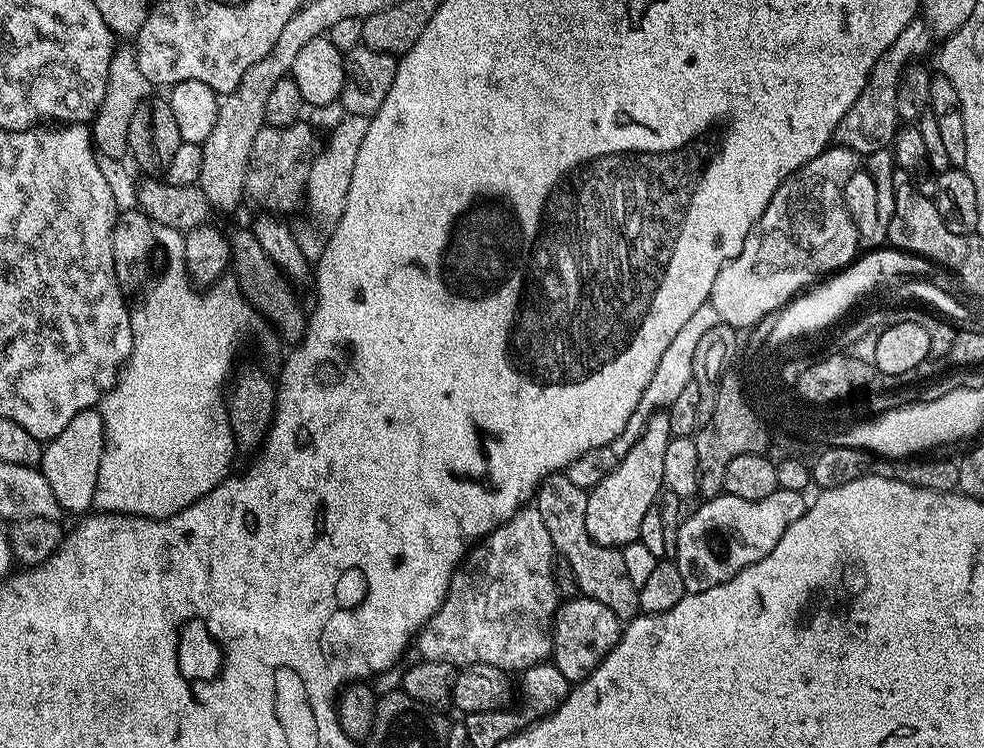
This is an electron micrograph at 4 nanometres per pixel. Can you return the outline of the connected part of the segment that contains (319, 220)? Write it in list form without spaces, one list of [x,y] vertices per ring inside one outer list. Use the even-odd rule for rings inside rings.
[[[348,116],[343,119],[335,129],[331,131],[328,145],[315,153],[312,168],[309,170],[309,180],[306,191],[306,206],[308,204],[308,216],[316,223],[320,232],[327,233],[342,218],[342,210],[346,210],[346,194],[350,194],[350,176],[354,174],[354,158],[358,158],[358,146],[362,146],[362,138],[366,138],[369,117]]]

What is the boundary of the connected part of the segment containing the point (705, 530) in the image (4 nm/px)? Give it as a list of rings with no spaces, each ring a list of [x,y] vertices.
[[[777,488],[774,494],[757,500],[734,498],[721,494],[713,500],[704,500],[701,508],[694,509],[692,513],[689,511],[683,517],[680,525],[677,554],[674,559],[679,573],[682,574],[686,592],[705,592],[714,586],[722,586],[722,582],[726,582],[737,576],[742,570],[746,570],[746,566],[766,558],[766,554],[770,554],[770,550],[774,550],[774,546],[778,546],[778,538],[782,538],[782,534],[786,534],[786,530],[790,530],[790,526],[794,526],[794,522],[798,522],[798,518],[802,518],[806,507],[804,498],[806,498],[804,492],[795,492],[785,488]]]

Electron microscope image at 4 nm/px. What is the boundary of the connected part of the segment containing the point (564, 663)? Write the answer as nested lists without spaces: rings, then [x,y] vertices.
[[[577,595],[575,599],[568,600],[565,604],[563,601],[550,621],[550,660],[558,670],[562,670],[564,680],[568,682],[585,680],[604,661],[606,654],[614,650],[622,631],[622,621],[614,614],[614,610],[602,606],[602,602],[594,602],[588,596]]]

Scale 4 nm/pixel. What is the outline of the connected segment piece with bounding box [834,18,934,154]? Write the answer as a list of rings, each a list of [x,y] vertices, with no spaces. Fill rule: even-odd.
[[[923,19],[912,21],[902,34],[882,54],[880,61],[874,66],[872,78],[868,85],[858,94],[858,102],[850,106],[850,110],[842,118],[834,140],[837,145],[853,148],[858,154],[877,152],[880,148],[888,148],[895,141],[896,133],[902,121],[898,110],[898,92],[901,79],[906,69],[913,63],[912,56],[924,56],[932,44],[934,33]]]

